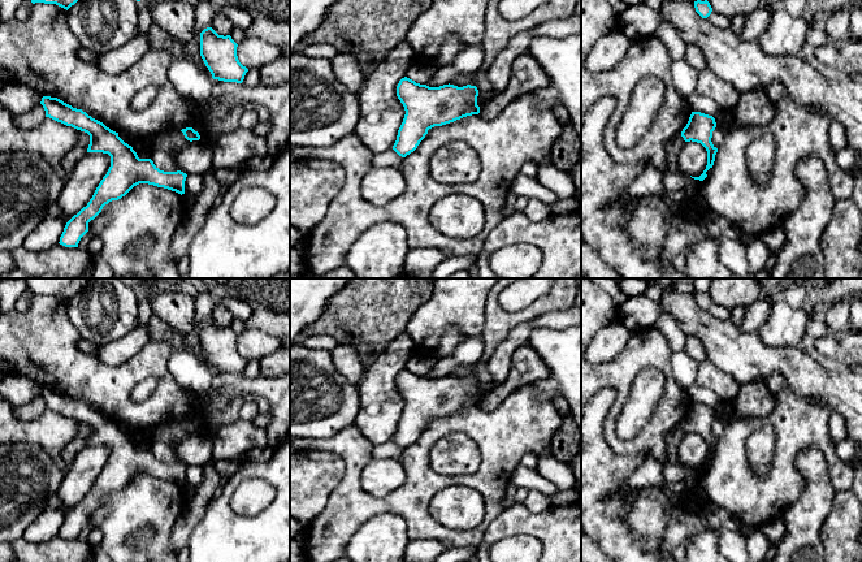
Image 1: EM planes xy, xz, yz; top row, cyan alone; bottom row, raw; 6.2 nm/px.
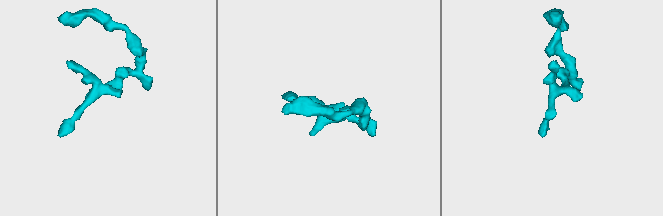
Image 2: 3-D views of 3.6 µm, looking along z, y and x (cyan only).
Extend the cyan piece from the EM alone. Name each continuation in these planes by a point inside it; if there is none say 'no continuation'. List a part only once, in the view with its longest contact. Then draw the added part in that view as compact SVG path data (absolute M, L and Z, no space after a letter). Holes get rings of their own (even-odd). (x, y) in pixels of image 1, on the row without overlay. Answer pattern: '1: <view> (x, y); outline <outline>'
no continuation

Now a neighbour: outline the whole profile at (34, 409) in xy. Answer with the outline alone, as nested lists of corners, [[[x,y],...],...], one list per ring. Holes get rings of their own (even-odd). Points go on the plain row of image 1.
[[[42,395],[34,398],[27,405],[20,406],[16,412],[27,420],[40,416],[46,410],[46,402]]]

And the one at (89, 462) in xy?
[[[87,444],[75,454],[57,490],[65,507],[73,509],[87,497],[109,458],[111,448],[103,444]]]

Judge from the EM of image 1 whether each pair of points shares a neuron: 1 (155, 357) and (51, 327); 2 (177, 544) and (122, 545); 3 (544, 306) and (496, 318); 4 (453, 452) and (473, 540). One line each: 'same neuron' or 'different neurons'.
1: same neuron
2: different neurons
3: same neuron
4: different neurons

